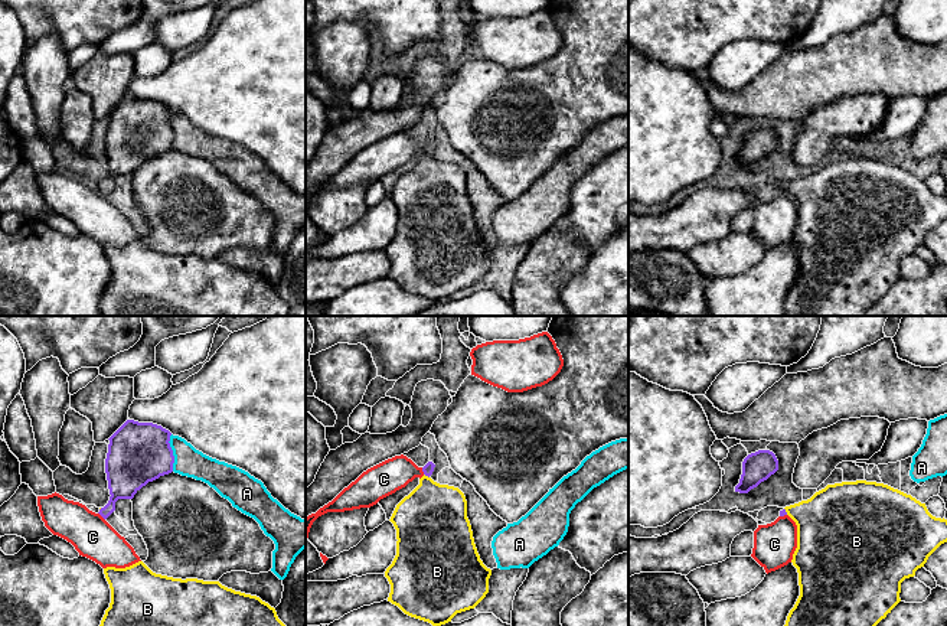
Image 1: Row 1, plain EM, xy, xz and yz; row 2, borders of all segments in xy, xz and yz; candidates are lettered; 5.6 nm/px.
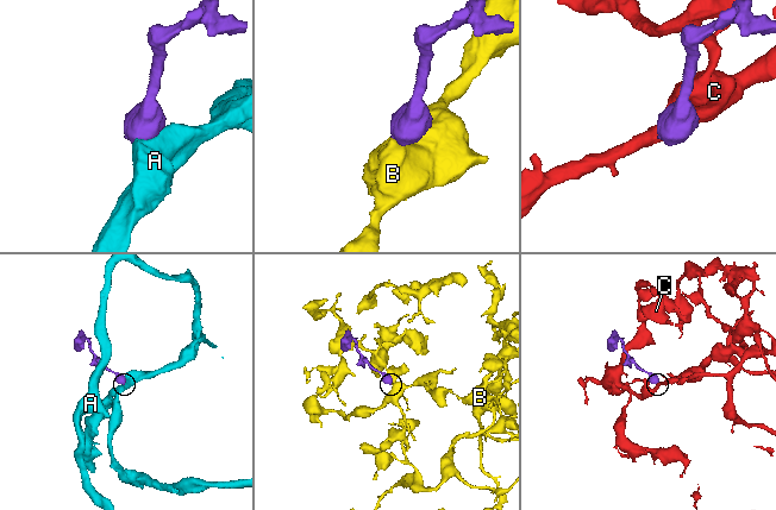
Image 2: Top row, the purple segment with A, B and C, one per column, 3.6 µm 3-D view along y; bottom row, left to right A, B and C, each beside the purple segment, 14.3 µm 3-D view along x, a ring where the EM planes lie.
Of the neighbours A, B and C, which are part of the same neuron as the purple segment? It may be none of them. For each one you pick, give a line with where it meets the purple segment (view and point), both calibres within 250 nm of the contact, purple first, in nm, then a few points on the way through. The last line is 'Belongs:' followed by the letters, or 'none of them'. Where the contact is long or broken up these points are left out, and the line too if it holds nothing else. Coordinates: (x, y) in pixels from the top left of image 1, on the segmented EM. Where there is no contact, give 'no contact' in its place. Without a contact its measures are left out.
B: meets purple in xz at (427, 475); 60 nm thick on the purple side, 380 nm on the other; runs through xz (428, 468), (427, 475), (431, 519)
Belongs: B

